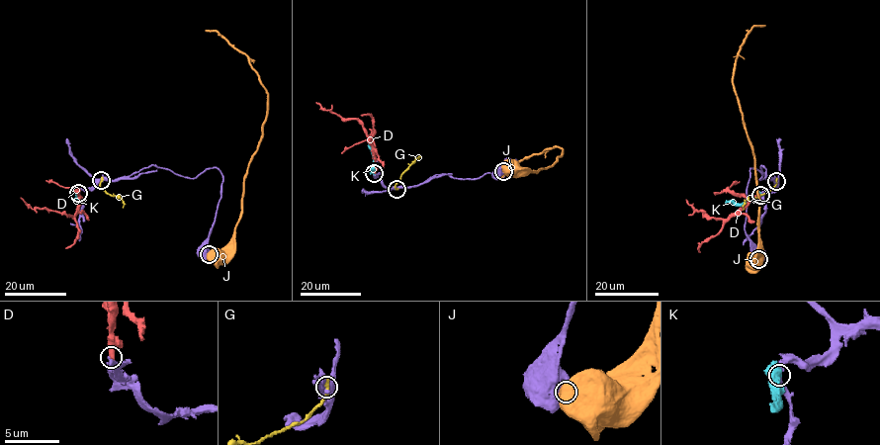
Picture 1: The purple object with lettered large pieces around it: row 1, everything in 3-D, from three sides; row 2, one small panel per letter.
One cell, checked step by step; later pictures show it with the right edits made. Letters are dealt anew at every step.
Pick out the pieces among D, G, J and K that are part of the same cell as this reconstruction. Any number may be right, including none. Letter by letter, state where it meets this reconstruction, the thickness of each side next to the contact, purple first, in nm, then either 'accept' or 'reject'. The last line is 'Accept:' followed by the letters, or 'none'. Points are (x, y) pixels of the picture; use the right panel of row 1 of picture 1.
D: meets purple at (759, 196); 320 nm thick on the purple side, 600 nm on the other; reject
G: meets purple at (776, 181); 650 nm thick on the purple side, 480 nm on the other; reject
J: meets purple at (758, 259); 900 nm thick on the purple side, 900 nm on the other; reject
K: meets purple at (760, 195); 280 nm thick on the purple side, 400 nm on the other; accept
Accept: K

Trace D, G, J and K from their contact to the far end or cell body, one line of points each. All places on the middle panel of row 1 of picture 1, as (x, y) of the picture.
D: (374, 172), (374, 149), (357, 120), (343, 119), (315, 102)
G: (396, 189), (396, 184), (417, 156)
J: (503, 171), (522, 176), (546, 168), (556, 160), (563, 149), (554, 146), (518, 160), (500, 178)
K: (374, 173), (369, 139)

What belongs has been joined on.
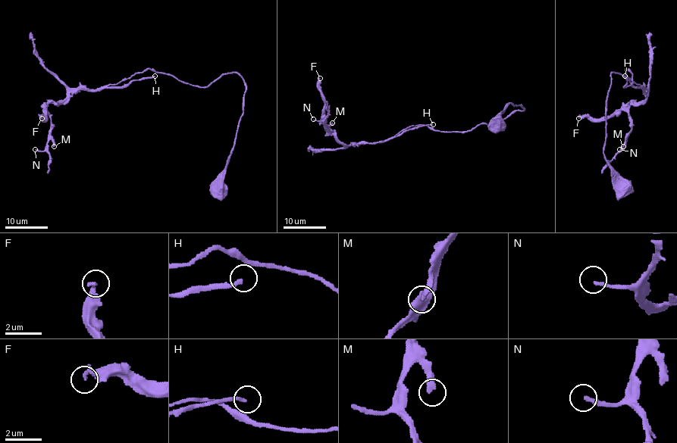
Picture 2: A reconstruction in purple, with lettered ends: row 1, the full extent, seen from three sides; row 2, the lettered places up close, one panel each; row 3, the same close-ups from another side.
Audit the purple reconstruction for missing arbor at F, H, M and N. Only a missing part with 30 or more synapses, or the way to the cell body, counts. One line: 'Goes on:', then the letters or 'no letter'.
Goes on: F

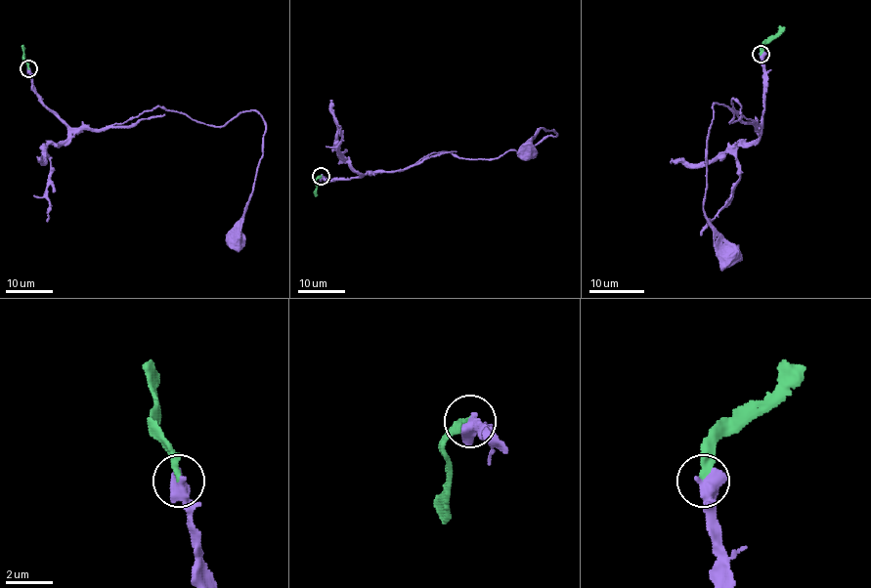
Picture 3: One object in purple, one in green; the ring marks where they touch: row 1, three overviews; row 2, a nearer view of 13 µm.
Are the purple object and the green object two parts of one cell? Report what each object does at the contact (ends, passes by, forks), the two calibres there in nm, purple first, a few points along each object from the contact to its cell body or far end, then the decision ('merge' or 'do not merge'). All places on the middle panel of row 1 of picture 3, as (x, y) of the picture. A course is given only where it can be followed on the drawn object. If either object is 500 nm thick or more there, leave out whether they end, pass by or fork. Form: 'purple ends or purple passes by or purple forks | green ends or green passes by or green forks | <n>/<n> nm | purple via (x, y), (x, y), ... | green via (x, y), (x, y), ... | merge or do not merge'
700/320 nm | purple via (321, 176), (401, 171), (432, 152), (475, 159), (523, 153), (557, 134), (540, 129), (528, 150) | green via (321, 176), (316, 181), (315, 196) | merge

